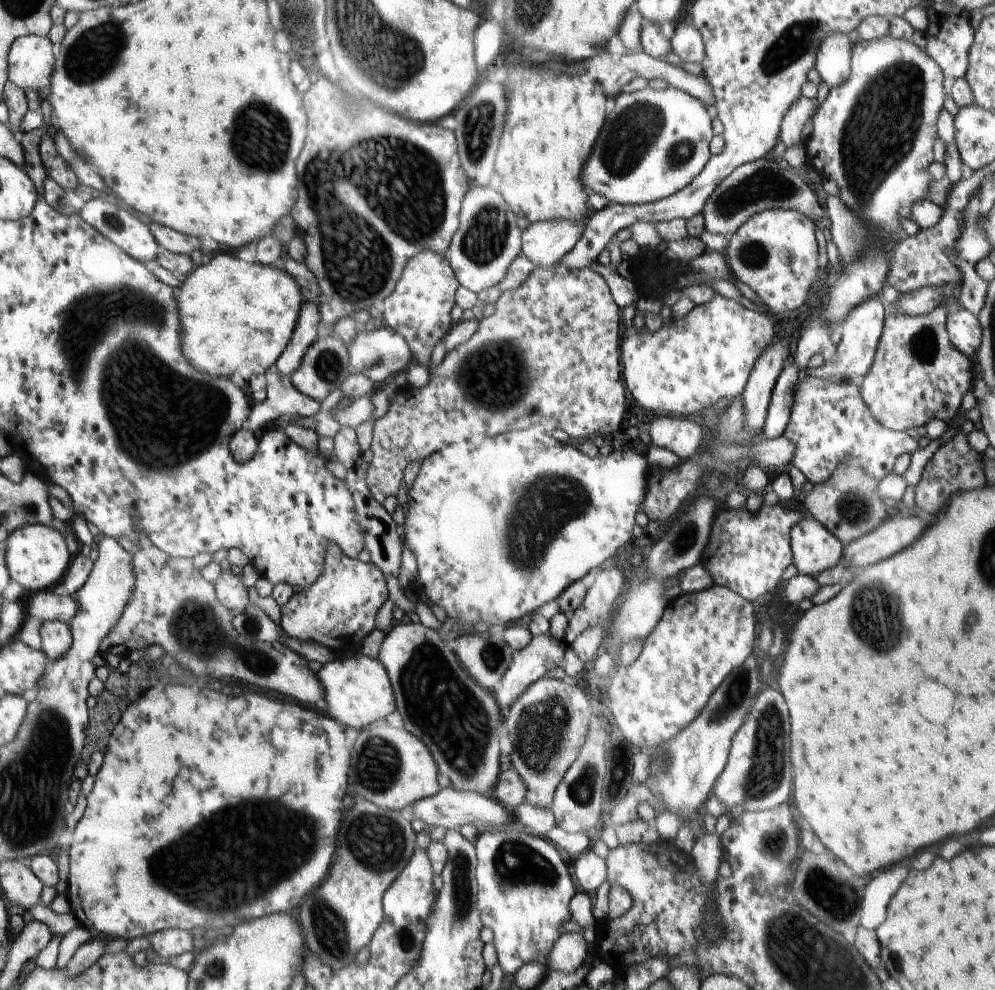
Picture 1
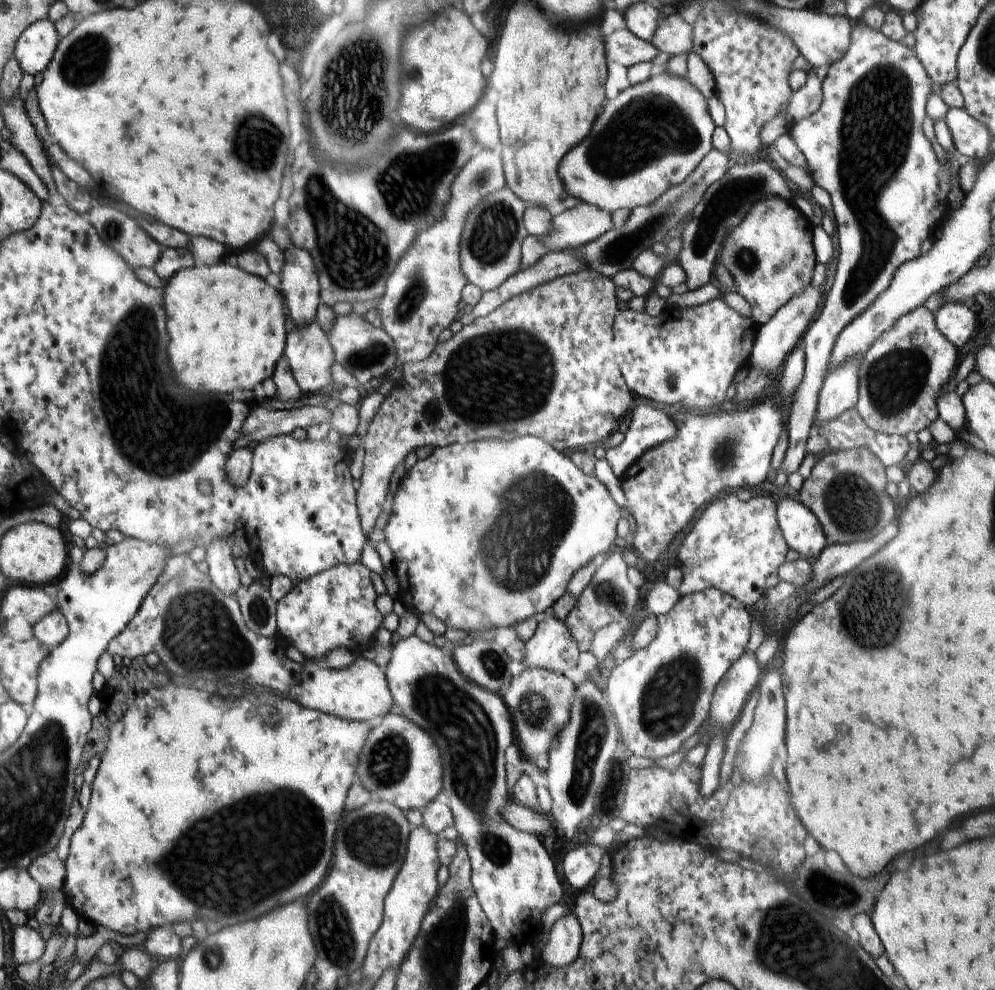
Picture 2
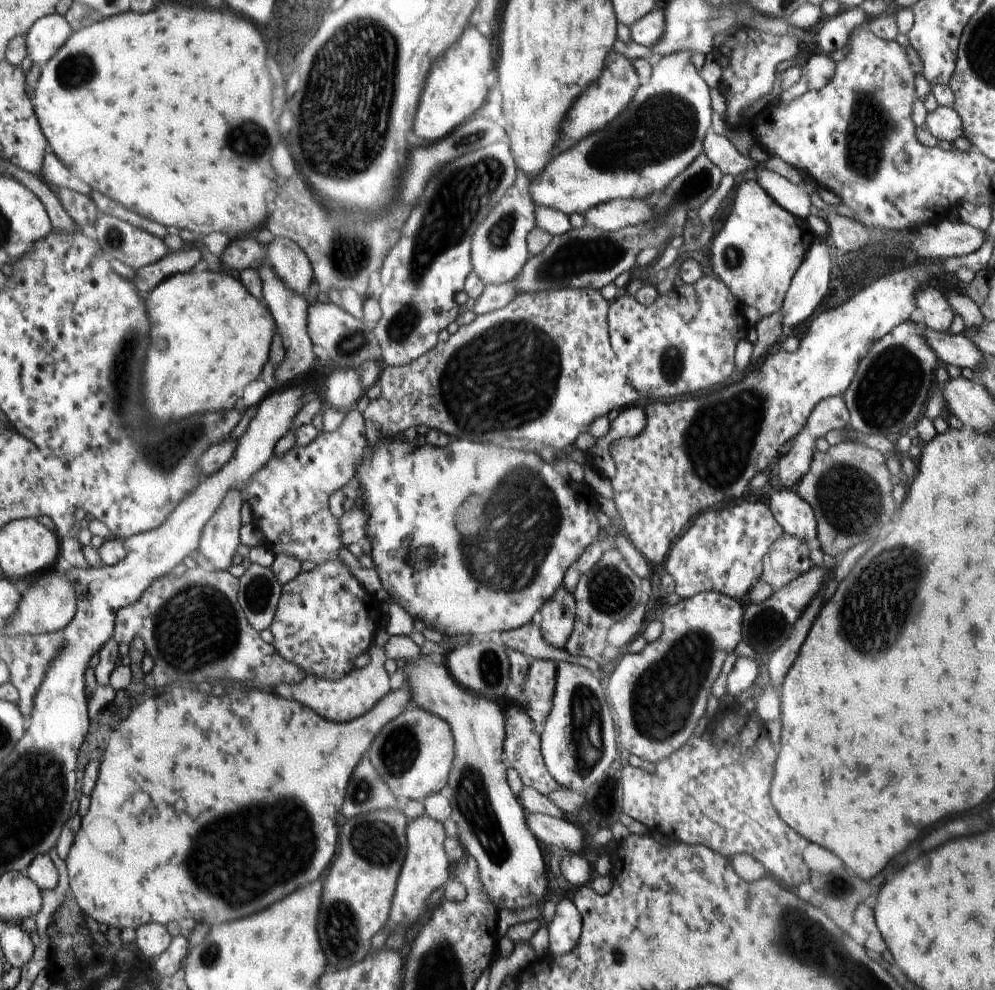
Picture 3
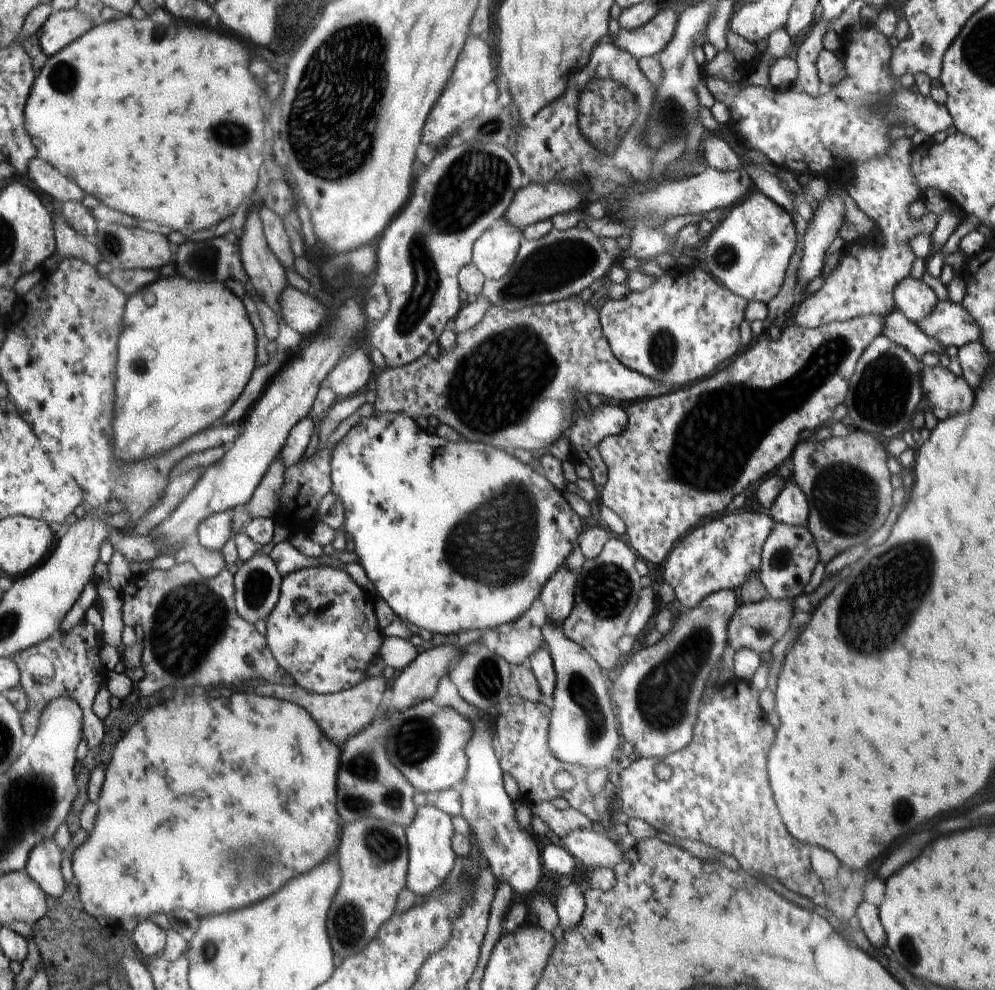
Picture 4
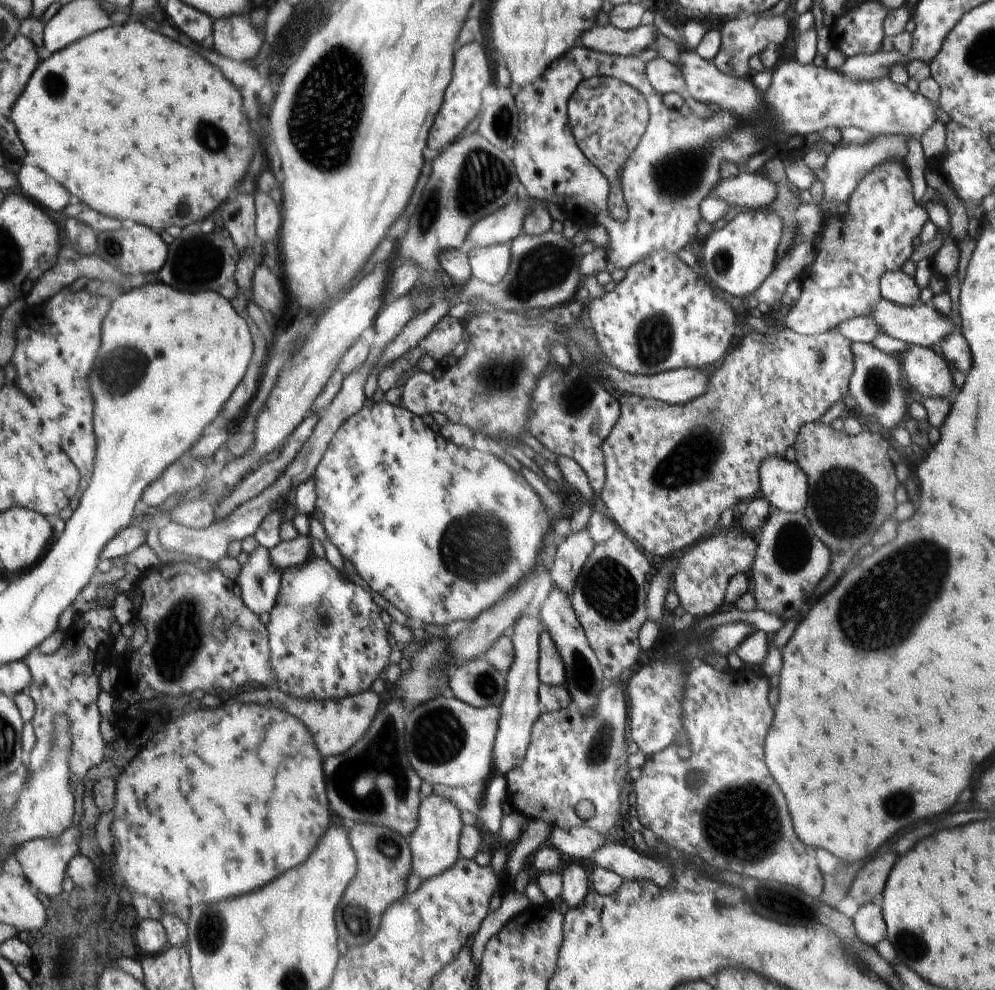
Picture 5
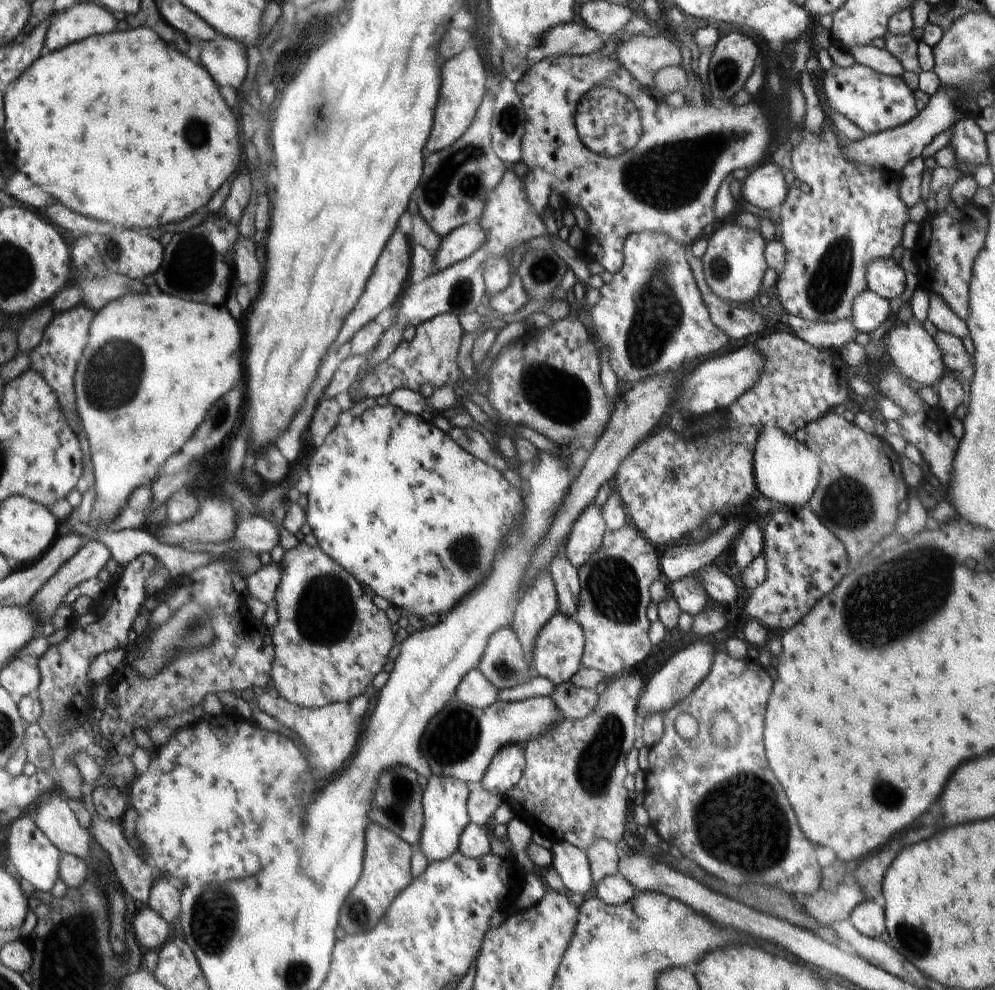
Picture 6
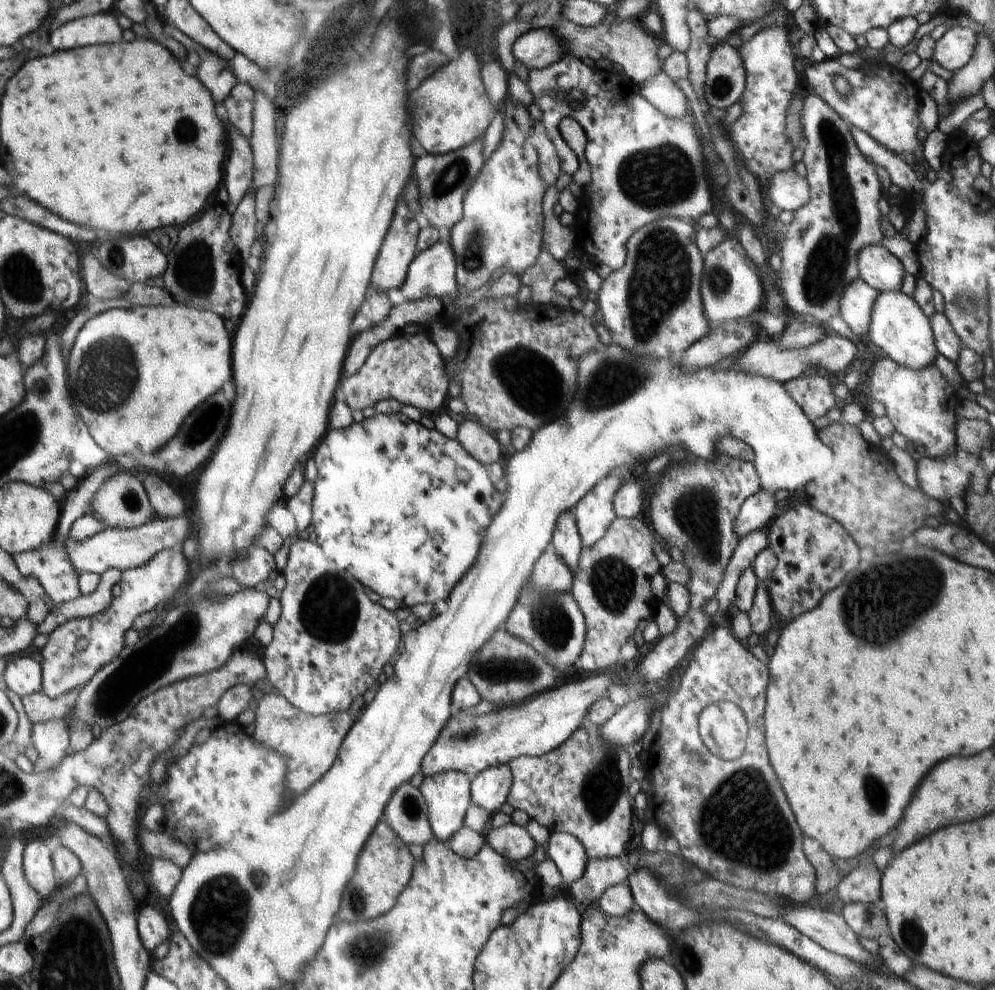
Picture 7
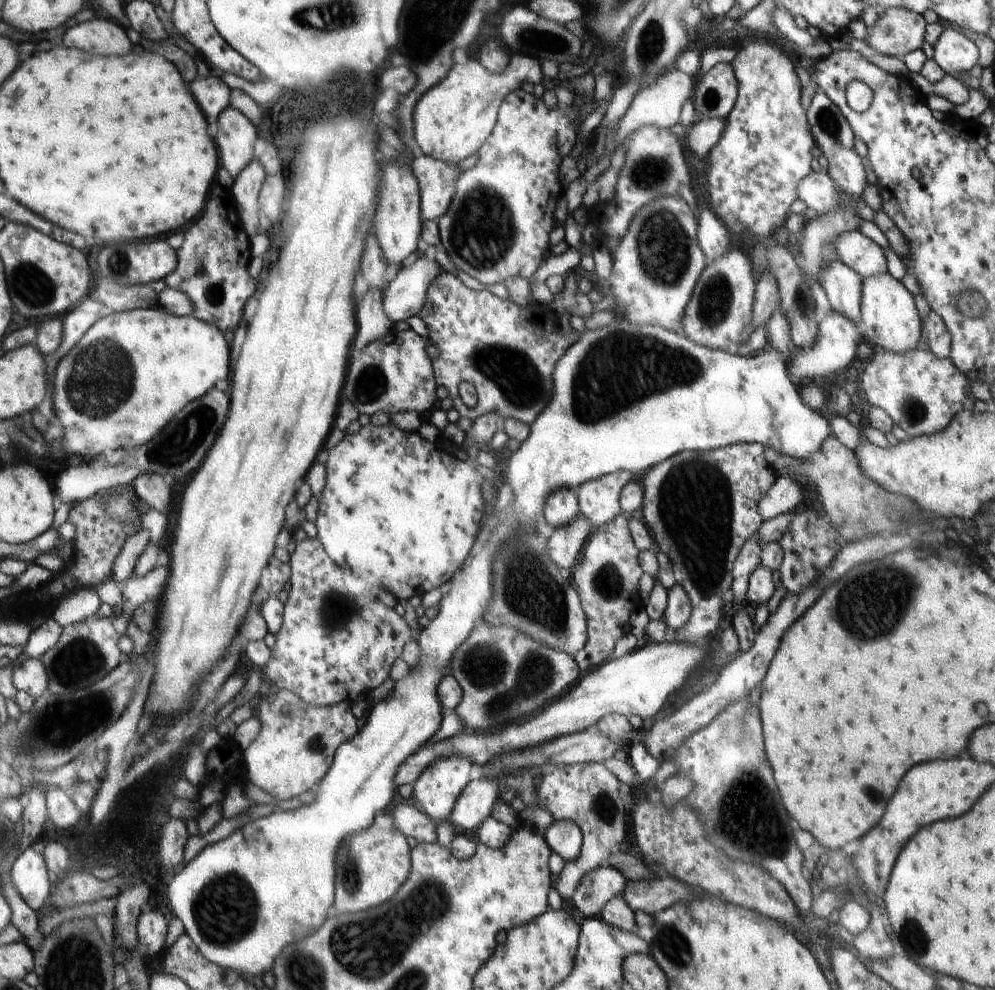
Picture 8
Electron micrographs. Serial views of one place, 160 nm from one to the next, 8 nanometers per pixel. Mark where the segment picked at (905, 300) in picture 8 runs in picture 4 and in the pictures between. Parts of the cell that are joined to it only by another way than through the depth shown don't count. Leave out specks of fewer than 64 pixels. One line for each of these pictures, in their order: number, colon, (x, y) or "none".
4: (946, 391)
5: (926, 371)
6: (912, 349)
7: (898, 326)

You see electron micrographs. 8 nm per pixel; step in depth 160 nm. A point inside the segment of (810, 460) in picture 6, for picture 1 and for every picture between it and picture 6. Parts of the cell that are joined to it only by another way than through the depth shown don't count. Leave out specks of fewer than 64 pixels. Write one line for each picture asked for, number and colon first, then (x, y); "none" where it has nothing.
1: (814, 549)
2: (802, 531)
3: (796, 518)
4: (790, 507)
5: (783, 483)

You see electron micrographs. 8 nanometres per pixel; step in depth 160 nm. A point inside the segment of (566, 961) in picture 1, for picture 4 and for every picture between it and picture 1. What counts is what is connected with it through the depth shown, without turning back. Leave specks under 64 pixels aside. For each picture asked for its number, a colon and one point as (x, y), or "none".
2: (564, 941)
3: (564, 931)
4: (570, 903)

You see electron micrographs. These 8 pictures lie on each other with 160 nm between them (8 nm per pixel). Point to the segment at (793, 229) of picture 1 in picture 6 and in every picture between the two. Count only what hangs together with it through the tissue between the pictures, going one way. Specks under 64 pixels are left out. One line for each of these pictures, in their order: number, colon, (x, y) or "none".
2: (770, 254)
3: (758, 251)
4: (749, 251)
5: (737, 258)
6: (733, 265)

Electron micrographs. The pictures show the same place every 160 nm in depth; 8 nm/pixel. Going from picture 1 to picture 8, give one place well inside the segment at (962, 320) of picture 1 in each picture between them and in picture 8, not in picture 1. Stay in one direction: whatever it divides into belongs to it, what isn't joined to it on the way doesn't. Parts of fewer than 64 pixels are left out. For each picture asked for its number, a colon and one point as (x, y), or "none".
2: (955, 321)
3: (937, 315)
4: (915, 299)
5: (899, 288)
6: (885, 277)
7: (877, 266)
8: (864, 256)

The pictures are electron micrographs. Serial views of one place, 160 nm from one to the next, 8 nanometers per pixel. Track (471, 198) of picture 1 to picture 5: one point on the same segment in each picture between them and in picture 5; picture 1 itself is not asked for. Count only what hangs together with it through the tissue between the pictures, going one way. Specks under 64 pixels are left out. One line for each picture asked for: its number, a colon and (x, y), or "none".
2: (491, 241)
3: (498, 250)
4: (494, 251)
5: (489, 264)

